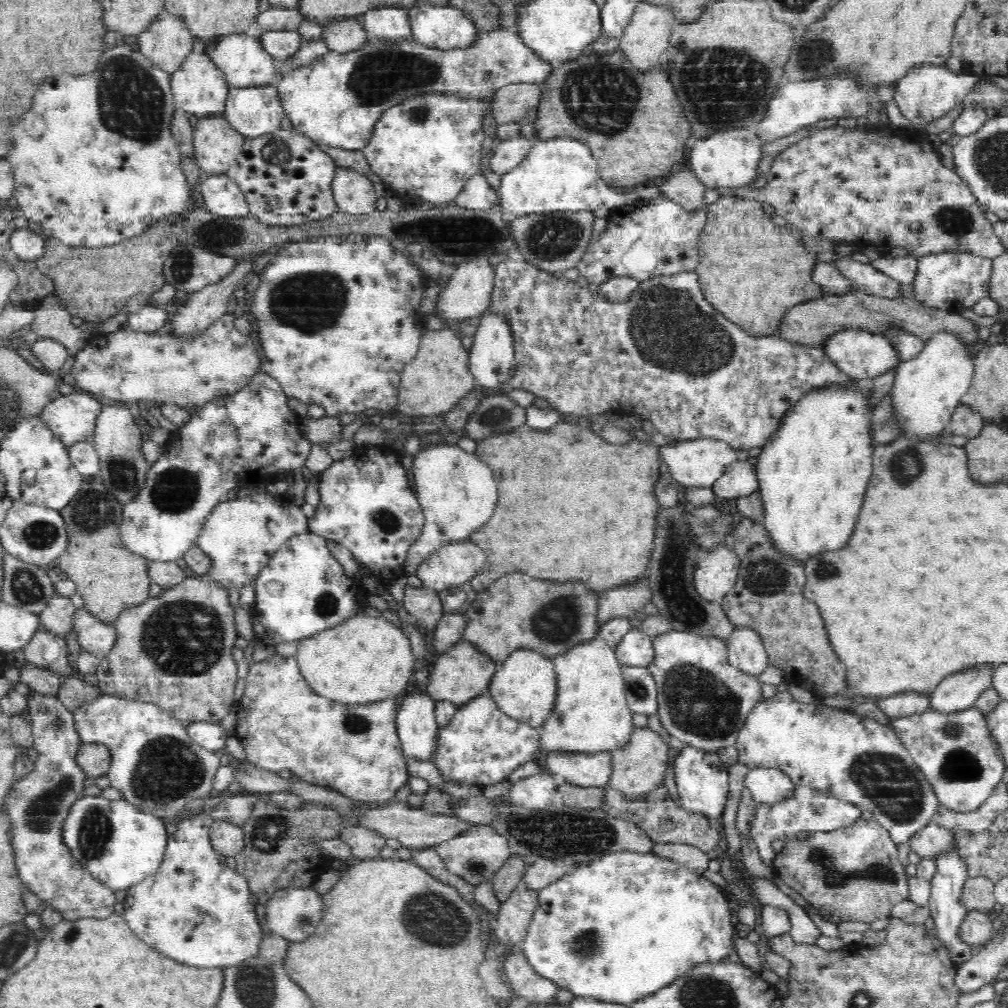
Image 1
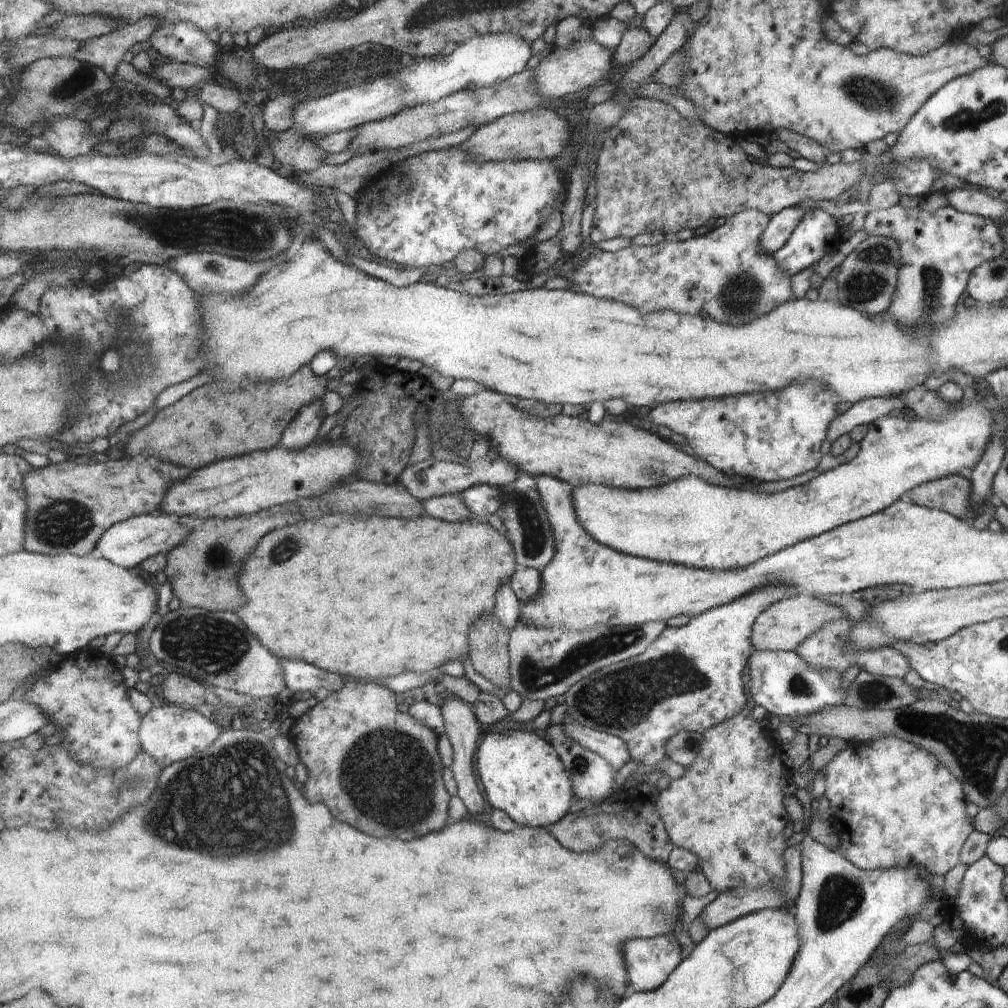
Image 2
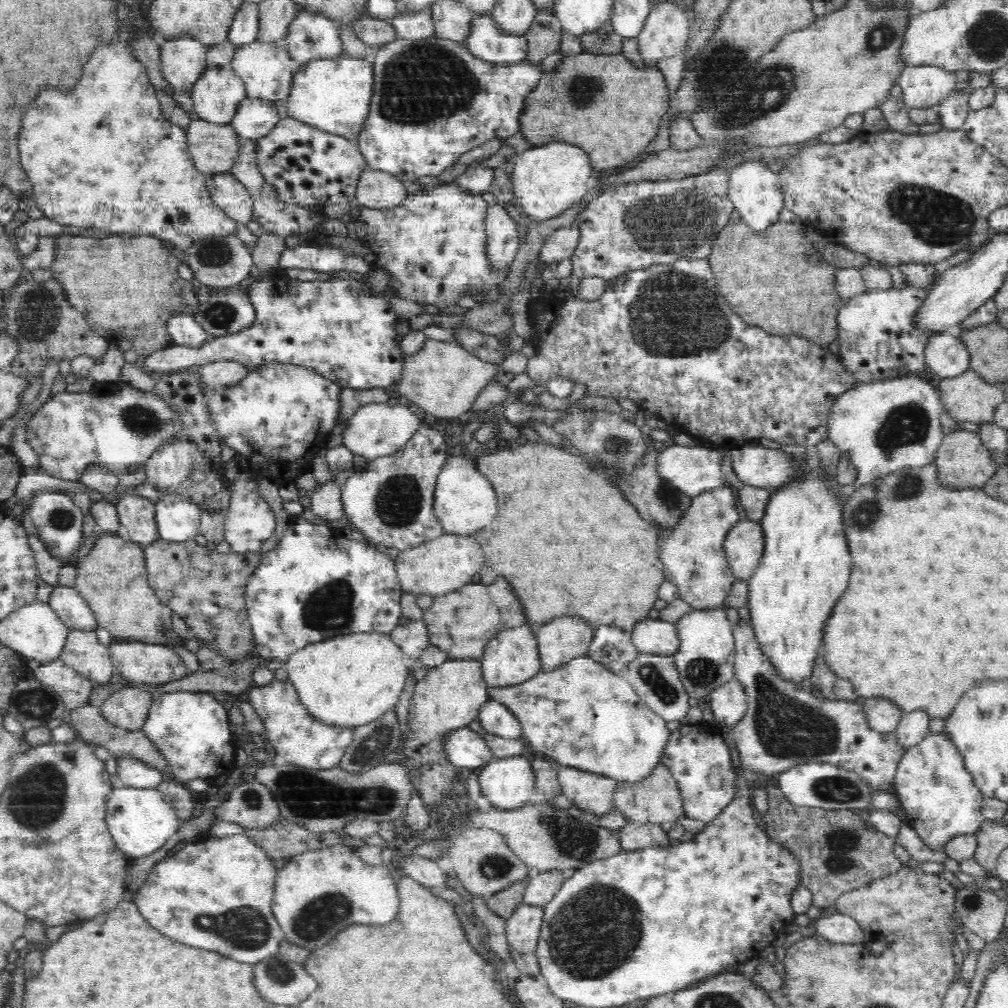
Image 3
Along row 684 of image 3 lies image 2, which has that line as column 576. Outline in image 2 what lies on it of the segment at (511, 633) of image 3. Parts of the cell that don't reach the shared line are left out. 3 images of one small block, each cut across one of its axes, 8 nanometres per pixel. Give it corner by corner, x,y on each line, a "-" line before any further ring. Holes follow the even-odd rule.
977,384
966,385
963,398
953,406
947,419
904,420
896,413
883,416
868,427
858,454
847,463
820,473
807,483
777,493
759,493
750,489
722,486
720,483
692,475
665,485
640,489
621,489
604,485
573,488
575,511
592,538
617,551
663,563
720,572
737,571
771,557
800,541
819,537
839,526
859,521
894,505
904,492
942,477
958,475
962,468
973,468
990,445
994,420
987,407
977,398

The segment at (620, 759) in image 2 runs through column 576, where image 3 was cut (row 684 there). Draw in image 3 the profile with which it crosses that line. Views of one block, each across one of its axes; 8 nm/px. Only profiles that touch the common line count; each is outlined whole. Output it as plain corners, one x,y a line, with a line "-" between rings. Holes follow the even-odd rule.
736,679
718,686
711,692
711,709
715,722
733,728
747,711
747,696

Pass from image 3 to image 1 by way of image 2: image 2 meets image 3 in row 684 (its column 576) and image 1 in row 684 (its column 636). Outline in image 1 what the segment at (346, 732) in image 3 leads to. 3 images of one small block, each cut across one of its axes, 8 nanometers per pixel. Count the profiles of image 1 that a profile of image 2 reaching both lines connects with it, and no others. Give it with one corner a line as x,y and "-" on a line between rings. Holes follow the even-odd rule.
278,653
257,663
252,662
244,680
243,696
235,706
235,737
243,746
245,760
250,764
276,773
289,770
315,787
334,790
366,804
386,804
395,799
396,790
408,780
396,723
400,698
404,694
362,705
342,704
316,694
300,672
296,657
282,657

